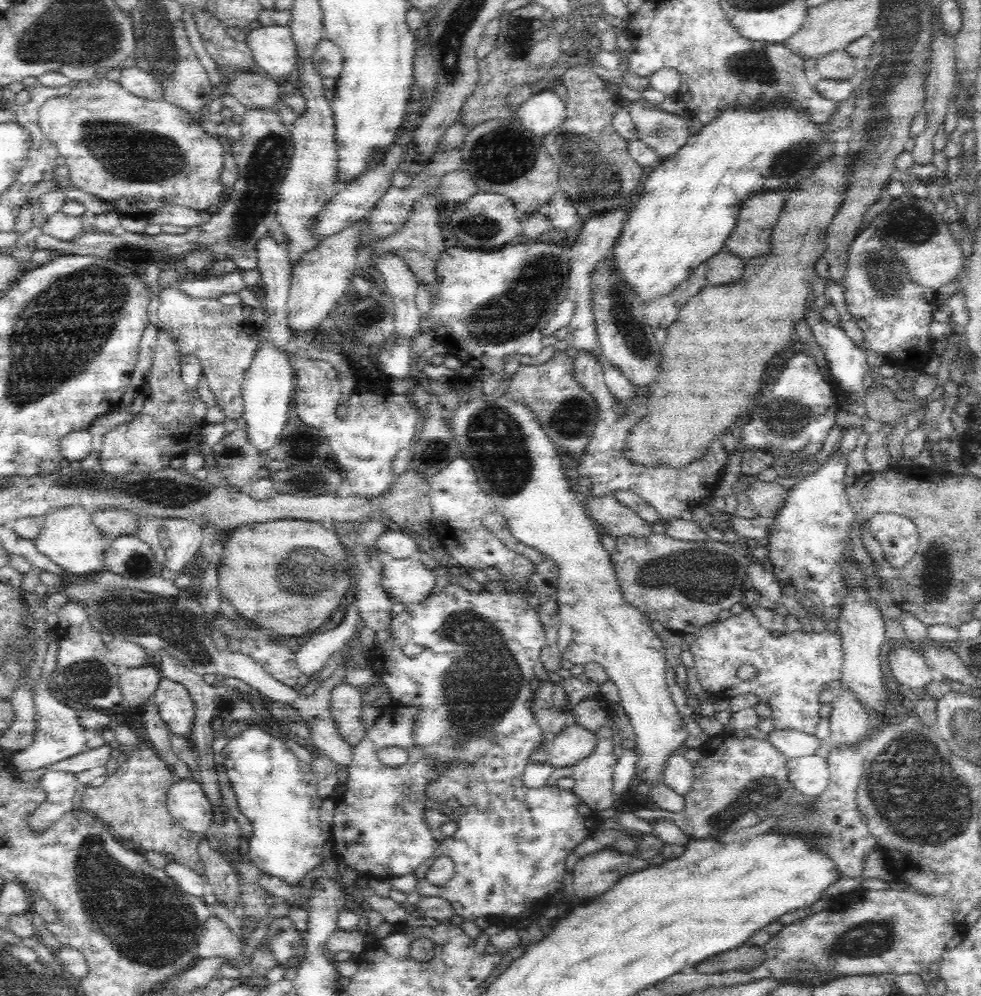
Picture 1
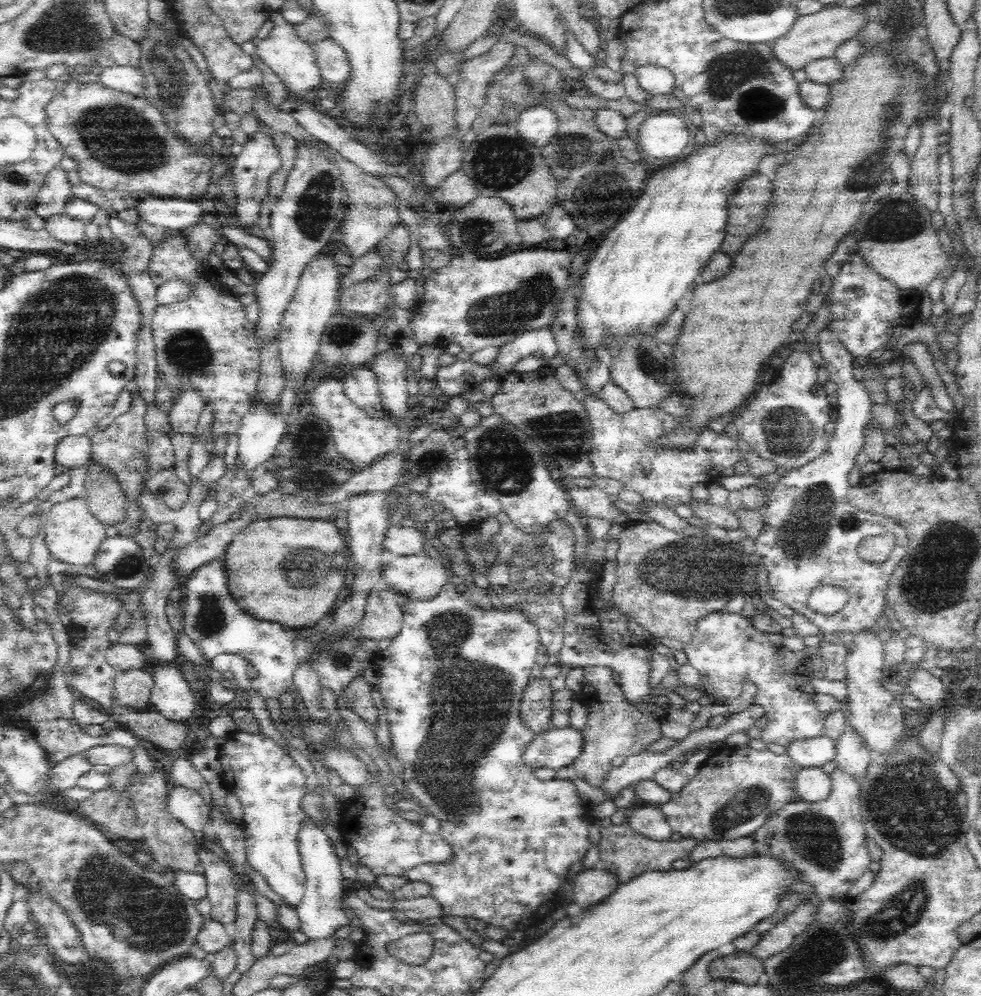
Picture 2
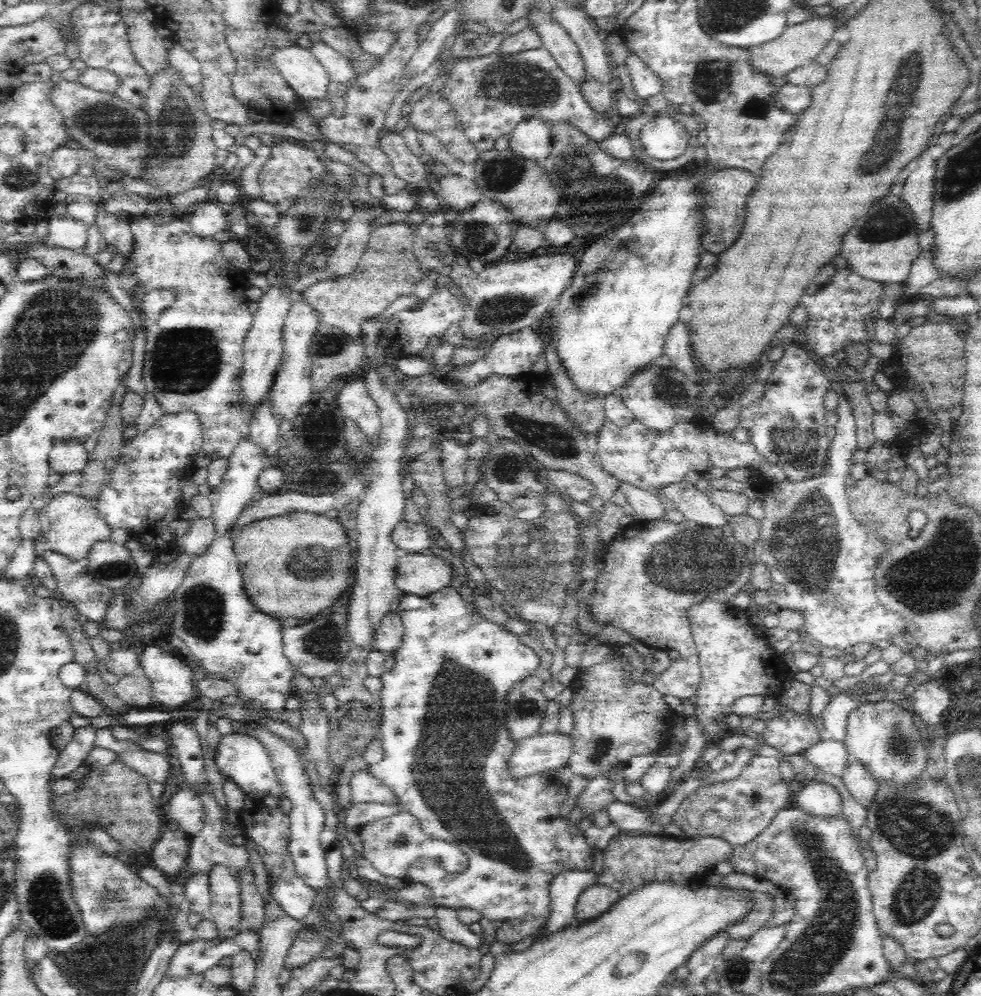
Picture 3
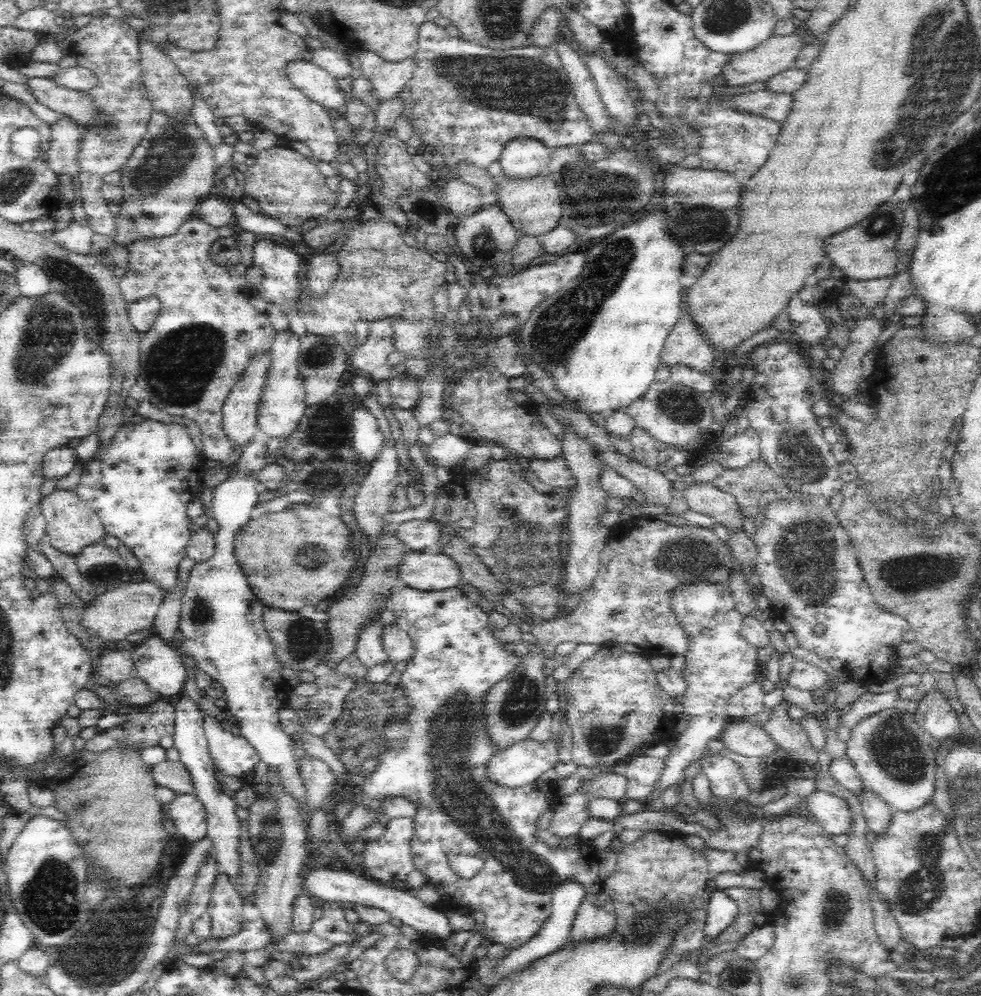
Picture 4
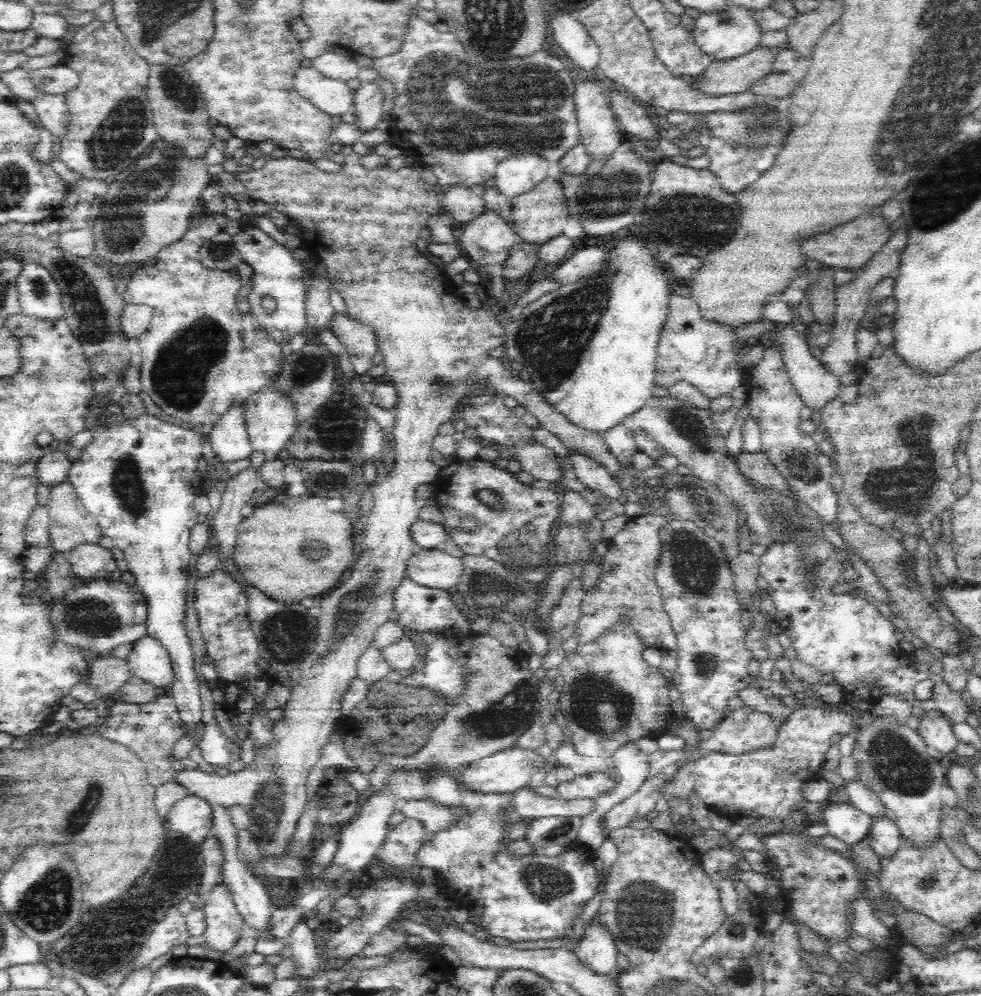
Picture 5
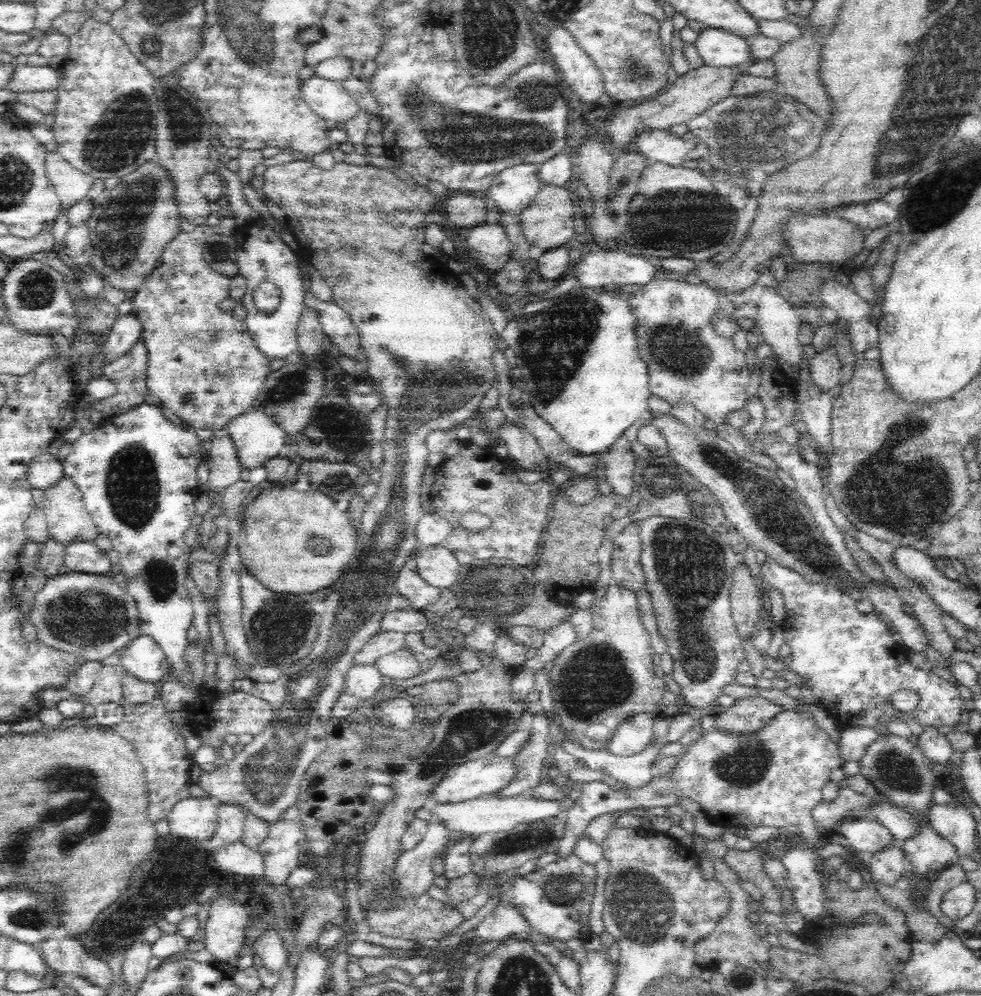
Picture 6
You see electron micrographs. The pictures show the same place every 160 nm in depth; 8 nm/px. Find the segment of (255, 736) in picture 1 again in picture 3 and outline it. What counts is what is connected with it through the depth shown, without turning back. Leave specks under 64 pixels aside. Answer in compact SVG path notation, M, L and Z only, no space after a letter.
M230 733L221 736L216 754L215 763L218 770L244 791L244 806L238 811L239 824L245 838L250 839L262 856L266 871L273 876L273 897L295 921L306 918L310 914L318 891L306 885L294 871L294 862L286 848L289 846L290 836L289 815L284 815L278 807L284 793L272 769L266 747L251 736Z

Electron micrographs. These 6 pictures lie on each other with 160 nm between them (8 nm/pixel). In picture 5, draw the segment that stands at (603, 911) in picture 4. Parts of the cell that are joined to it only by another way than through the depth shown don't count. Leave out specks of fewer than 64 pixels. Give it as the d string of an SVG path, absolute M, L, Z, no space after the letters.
M596 919L587 926L586 934L579 940L575 955L582 965L598 976L606 976L614 969L619 969L616 965L618 949L614 937Z

